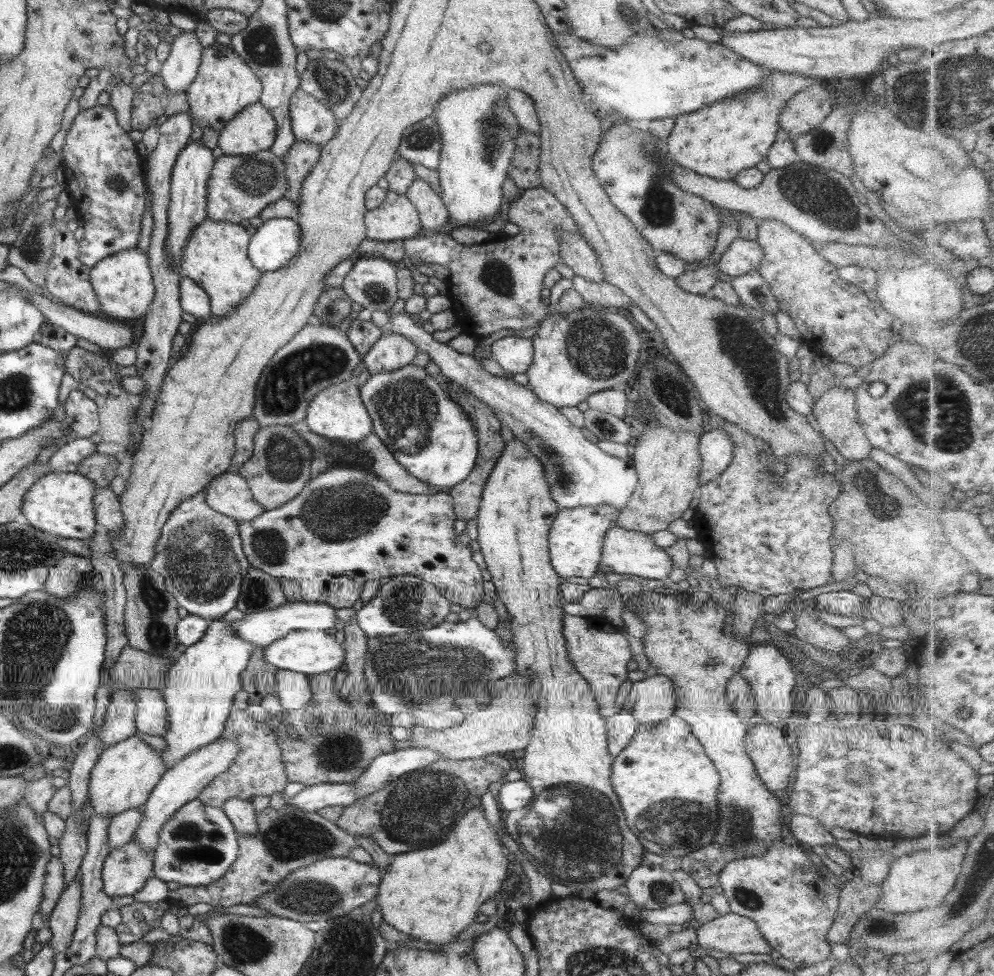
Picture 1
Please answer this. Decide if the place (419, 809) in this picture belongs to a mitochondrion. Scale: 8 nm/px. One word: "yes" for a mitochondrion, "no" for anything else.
yes

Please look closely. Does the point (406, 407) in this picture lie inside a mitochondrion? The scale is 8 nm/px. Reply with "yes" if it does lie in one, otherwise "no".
yes

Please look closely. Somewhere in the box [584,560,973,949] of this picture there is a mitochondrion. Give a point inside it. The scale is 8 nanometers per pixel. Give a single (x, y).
(670, 825)

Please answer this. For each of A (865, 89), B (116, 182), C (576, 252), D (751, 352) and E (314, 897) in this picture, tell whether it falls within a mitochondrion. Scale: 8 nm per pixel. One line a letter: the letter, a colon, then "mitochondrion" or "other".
A: other
B: mitochondrion
C: other
D: mitochondrion
E: mitochondrion

